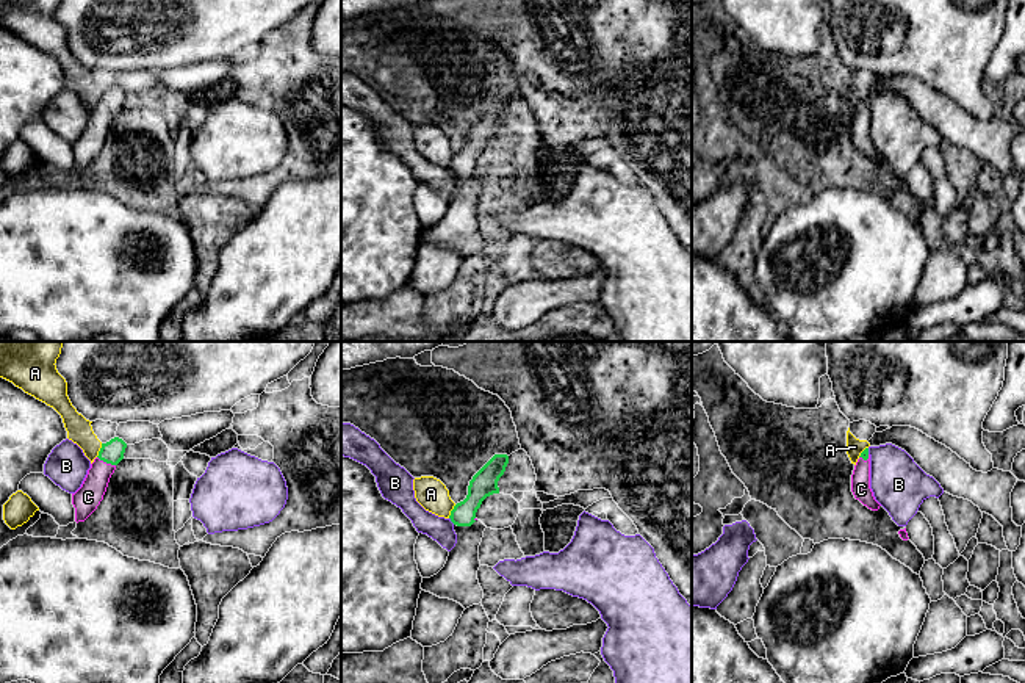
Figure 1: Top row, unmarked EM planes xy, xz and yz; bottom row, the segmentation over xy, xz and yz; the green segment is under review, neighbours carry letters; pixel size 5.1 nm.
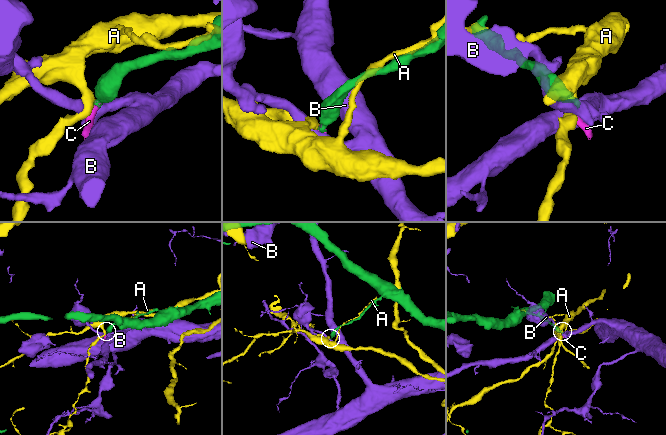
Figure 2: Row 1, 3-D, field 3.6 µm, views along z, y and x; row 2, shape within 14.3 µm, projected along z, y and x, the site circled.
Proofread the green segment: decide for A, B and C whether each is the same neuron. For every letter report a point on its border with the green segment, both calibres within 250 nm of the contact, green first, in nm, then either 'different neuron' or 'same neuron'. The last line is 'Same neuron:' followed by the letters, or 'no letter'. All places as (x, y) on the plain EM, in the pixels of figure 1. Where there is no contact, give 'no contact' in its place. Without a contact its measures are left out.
A: xy (100, 99) | 120/130 nm | different neuron
B: xz (451, 169) | 130/130 nm | different neuron
C: xy (107, 112) | 120/140 nm | same neuron
Same neuron: C

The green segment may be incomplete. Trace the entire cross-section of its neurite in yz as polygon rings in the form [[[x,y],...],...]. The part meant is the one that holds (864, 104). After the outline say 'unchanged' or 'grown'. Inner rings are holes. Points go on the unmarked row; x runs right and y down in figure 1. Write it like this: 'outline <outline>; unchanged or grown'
outline [[[865,97],[851,124],[851,141],[856,149],[859,149],[864,155],[867,155],[872,160],[879,158],[879,152],[875,149],[873,141],[870,138],[870,103],[869,97]]]; grown

